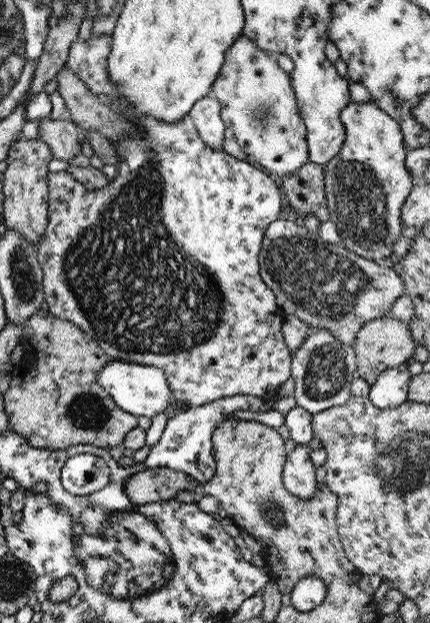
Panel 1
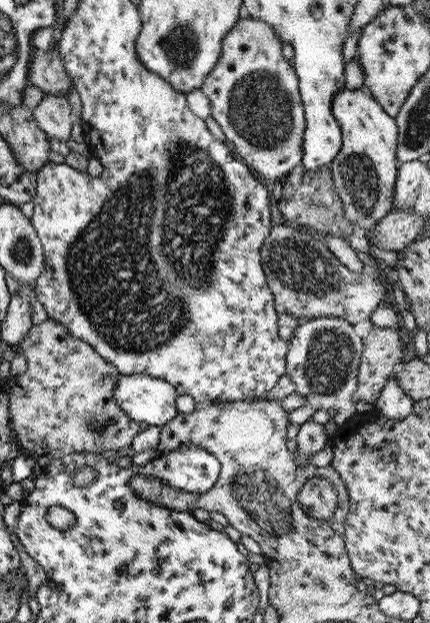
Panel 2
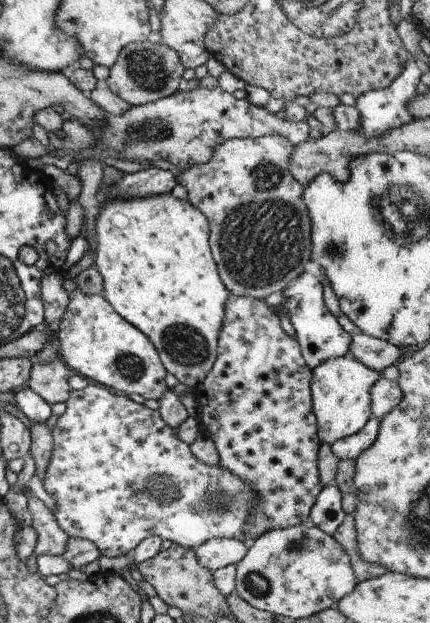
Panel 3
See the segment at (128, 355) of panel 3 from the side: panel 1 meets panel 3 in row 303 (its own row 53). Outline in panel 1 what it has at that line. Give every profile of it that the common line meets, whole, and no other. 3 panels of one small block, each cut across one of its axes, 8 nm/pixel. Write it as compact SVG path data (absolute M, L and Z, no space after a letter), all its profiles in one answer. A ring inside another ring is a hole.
M99 34L95 38L90 36L81 41L77 37L69 46L66 58L68 67L83 84L92 92L104 94L109 108L120 112L130 124L138 128L135 137L123 141L116 141L114 148L119 160L113 164L117 168L115 179L104 188L97 191L87 191L75 181L66 171L57 173L48 172L46 175L47 224L43 236L37 244L36 260L43 272L43 296L48 311L60 318L69 321L80 328L101 350L111 359L121 359L125 362L141 363L145 366L154 366L162 370L165 375L170 396L178 405L184 407L198 407L223 397L235 395L249 395L255 398L274 398L278 388L290 377L291 351L284 343L281 334L282 312L275 304L274 294L259 276L258 255L263 241L266 226L277 220L281 210L281 196L277 184L269 179L258 166L250 161L241 161L223 151L210 150L196 134L188 114L176 124L157 123L150 117L137 117L127 102L119 96L117 86L109 82L107 76L107 55L111 47L111 36Z

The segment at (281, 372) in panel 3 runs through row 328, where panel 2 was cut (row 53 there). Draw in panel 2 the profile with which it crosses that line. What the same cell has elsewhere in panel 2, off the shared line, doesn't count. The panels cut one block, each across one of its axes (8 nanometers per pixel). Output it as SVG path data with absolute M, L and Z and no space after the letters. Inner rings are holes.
M241 6L238 21L229 29L225 36L221 39L221 52L218 59L215 61L213 68L205 75L204 81L201 83L200 91L207 97L209 107L211 107L210 118L212 118L221 133L225 136L225 141L233 146L237 159L246 163L246 166L258 177L263 177L265 181L281 180L284 178L297 164L300 164L302 158L302 135L304 132L304 112L302 108L302 100L300 97L300 90L298 89L297 75L295 69L289 62L281 55L282 42L280 38L274 33L274 30L262 20L251 18L248 12Z

